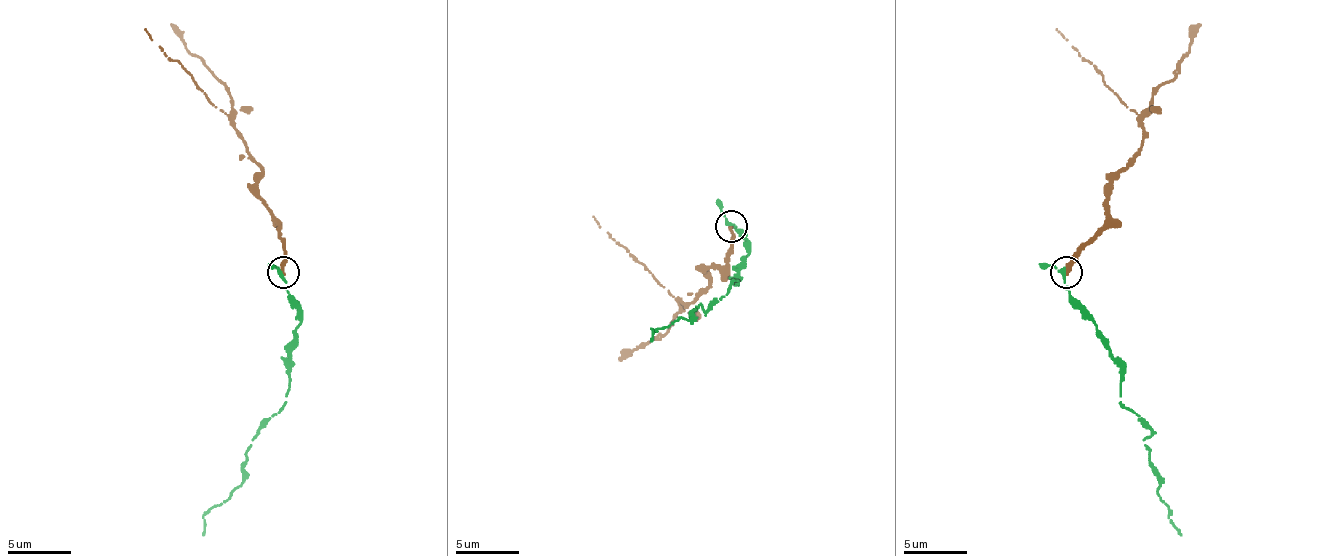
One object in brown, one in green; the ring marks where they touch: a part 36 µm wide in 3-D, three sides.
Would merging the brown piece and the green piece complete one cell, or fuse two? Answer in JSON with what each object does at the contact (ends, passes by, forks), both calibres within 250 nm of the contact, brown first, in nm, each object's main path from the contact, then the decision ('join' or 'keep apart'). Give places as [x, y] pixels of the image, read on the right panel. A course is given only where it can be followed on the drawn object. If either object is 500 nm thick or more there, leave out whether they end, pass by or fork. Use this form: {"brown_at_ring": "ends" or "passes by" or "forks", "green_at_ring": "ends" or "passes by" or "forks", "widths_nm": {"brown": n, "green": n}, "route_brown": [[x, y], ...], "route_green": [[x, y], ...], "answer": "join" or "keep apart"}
{"brown_at_ring": "ends", "green_at_ring": "passes by", "widths_nm": {"brown": 320, "green": 240}, "route_brown": [[1067, 271], [1102, 229], [1108, 184], [1140, 146], [1144, 124], [1057, 28]], "route_green": [[1064, 271], [1070, 300], [1121, 370], [1121, 402], [1150, 431], [1144, 444], [1150, 453], [1156, 495], [1182, 536]], "answer": "join"}

